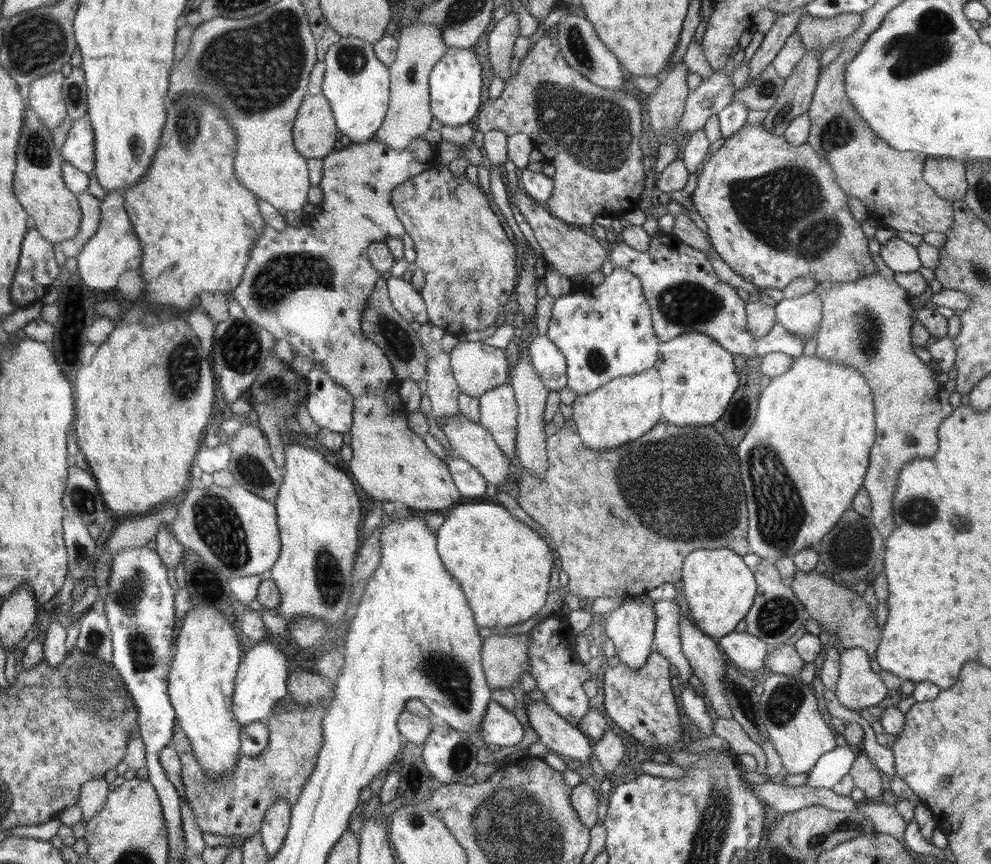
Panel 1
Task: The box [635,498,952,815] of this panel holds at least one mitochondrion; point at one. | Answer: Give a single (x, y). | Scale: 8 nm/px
(853, 544)

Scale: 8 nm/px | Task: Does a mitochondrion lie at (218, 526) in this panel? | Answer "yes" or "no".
yes

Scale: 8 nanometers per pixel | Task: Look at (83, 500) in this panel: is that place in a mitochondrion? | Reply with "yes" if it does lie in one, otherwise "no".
yes

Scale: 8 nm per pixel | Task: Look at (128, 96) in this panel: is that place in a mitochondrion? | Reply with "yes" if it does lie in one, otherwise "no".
no

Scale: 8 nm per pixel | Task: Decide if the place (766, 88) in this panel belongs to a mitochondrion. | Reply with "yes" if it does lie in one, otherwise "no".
yes

